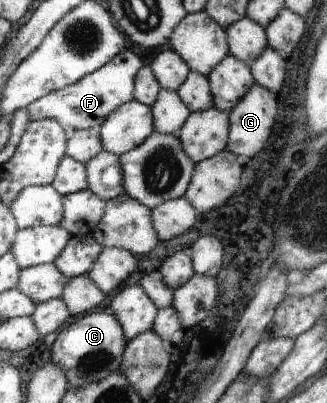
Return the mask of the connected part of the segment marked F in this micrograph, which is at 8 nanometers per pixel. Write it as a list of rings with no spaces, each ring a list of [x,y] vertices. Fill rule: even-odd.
[[[126,49],[119,52],[113,60],[77,84],[34,101],[27,108],[31,119],[56,119],[65,129],[73,127],[75,130],[98,130],[120,106],[133,99],[133,81],[137,81],[135,75],[138,75],[137,71],[141,71],[143,66],[133,51]]]

